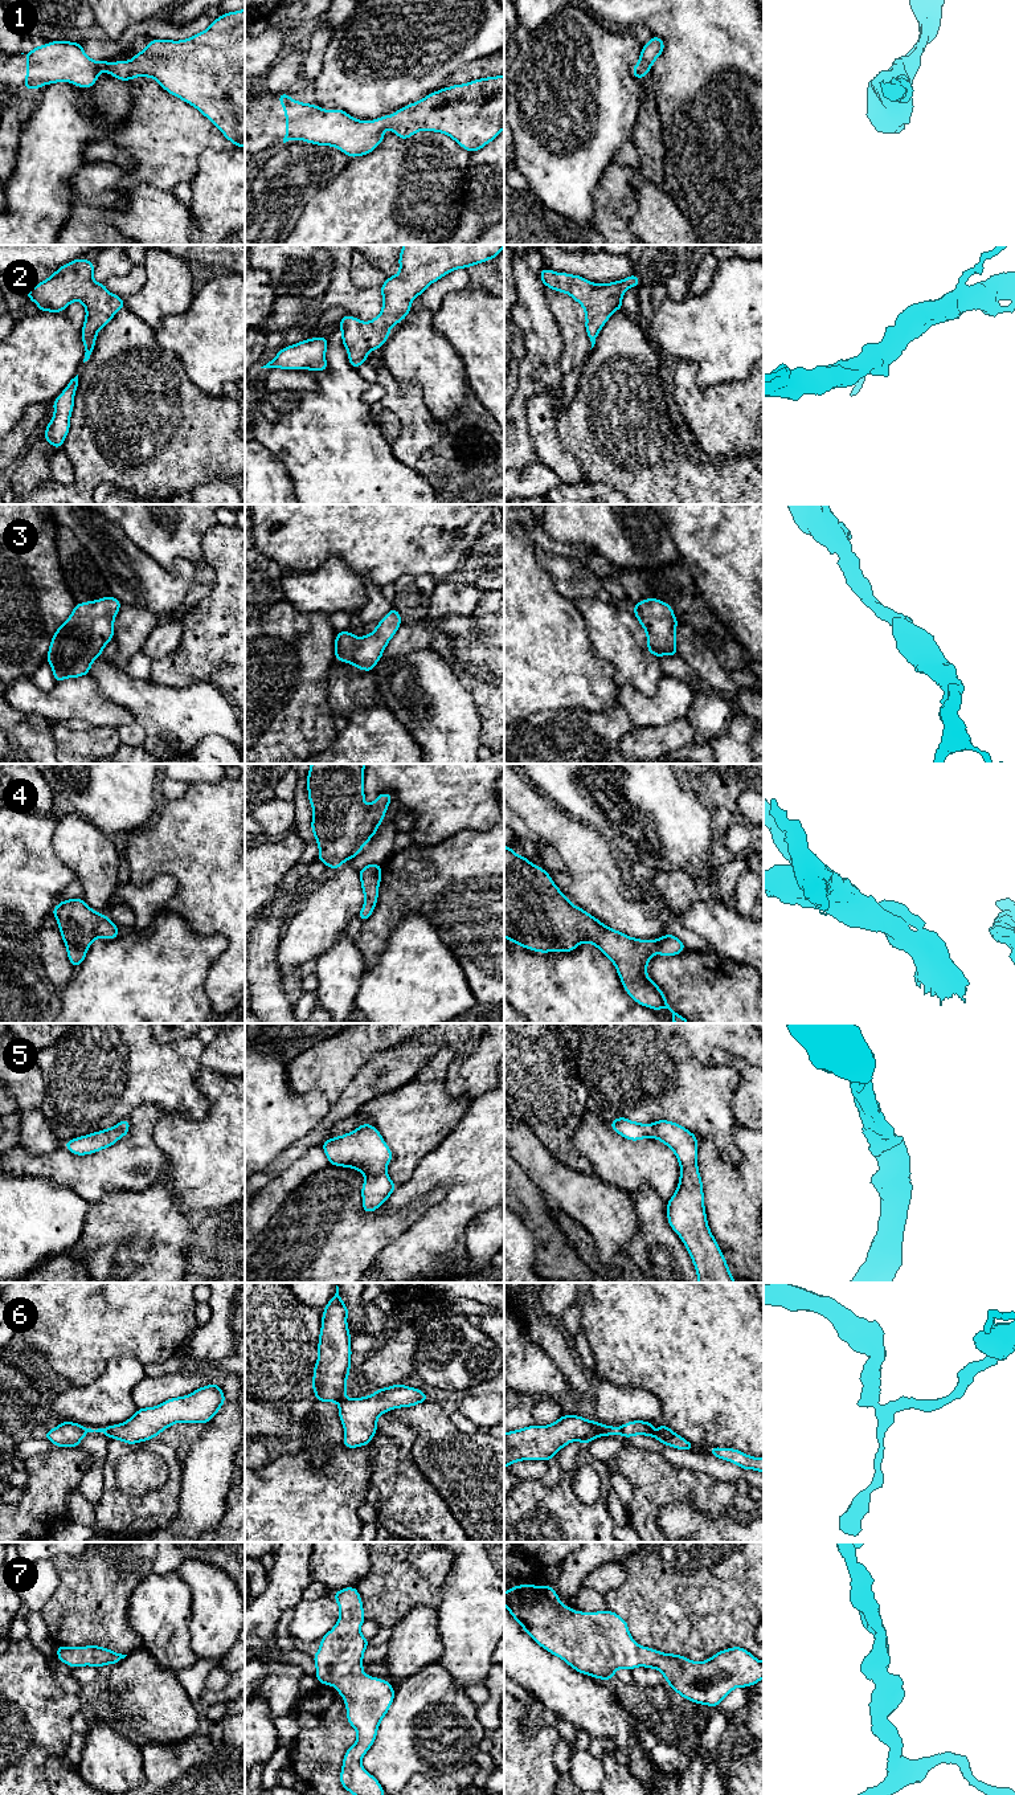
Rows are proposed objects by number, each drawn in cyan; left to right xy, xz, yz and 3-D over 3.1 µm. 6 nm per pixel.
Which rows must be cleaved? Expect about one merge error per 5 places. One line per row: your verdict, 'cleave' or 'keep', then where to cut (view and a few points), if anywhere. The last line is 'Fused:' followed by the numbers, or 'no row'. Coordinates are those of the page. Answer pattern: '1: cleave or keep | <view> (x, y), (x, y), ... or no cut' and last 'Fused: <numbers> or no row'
1: keep | no cut
2: keep | no cut
3: keep | no cut
4: keep | no cut
5: keep | no cut
6: cleave | xz (344, 1398), (338, 1402)
7: keep | no cut
Fused: 6

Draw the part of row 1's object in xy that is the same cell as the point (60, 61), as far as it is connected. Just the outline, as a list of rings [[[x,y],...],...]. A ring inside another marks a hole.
[[[245,8],[224,13],[213,20],[208,29],[187,40],[152,38],[131,61],[93,61],[85,54],[79,41],[48,42],[25,53],[25,57],[26,91],[56,82],[71,82],[82,89],[89,89],[94,86],[101,71],[110,73],[120,81],[150,77],[171,95],[196,107],[216,124],[228,140],[245,148]]]

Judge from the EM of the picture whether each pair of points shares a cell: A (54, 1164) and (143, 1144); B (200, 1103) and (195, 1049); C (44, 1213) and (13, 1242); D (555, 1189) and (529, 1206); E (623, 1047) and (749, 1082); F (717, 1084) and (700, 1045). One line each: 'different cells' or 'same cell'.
A: same cell
B: same cell
C: same cell
D: different cells
E: different cells
F: different cells

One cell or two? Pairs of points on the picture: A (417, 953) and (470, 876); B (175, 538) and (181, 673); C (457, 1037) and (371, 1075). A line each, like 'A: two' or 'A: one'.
A: two
B: two
C: one

